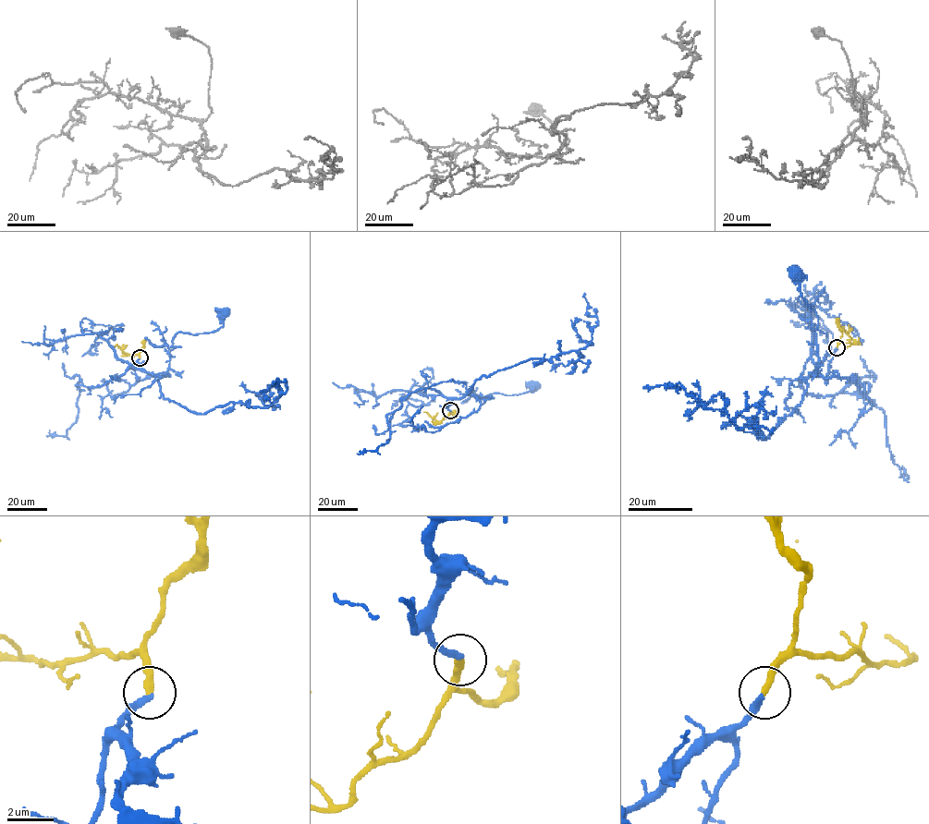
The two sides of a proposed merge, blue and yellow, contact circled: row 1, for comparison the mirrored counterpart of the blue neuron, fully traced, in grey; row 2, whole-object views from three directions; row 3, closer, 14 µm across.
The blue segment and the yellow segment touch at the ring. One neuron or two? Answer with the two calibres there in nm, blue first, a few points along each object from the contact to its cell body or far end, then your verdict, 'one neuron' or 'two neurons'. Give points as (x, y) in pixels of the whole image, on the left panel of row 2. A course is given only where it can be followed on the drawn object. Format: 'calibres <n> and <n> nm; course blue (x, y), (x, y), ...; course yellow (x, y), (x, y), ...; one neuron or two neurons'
calibres 280 and 320 nm; course blue (140, 358), (138, 368), (155, 375), (165, 373), (172, 338), (179, 332), (216, 331), (223, 324), (224, 313); course yellow (140, 358), (138, 355), (125, 353), (116, 345), (114, 347); one neuron

